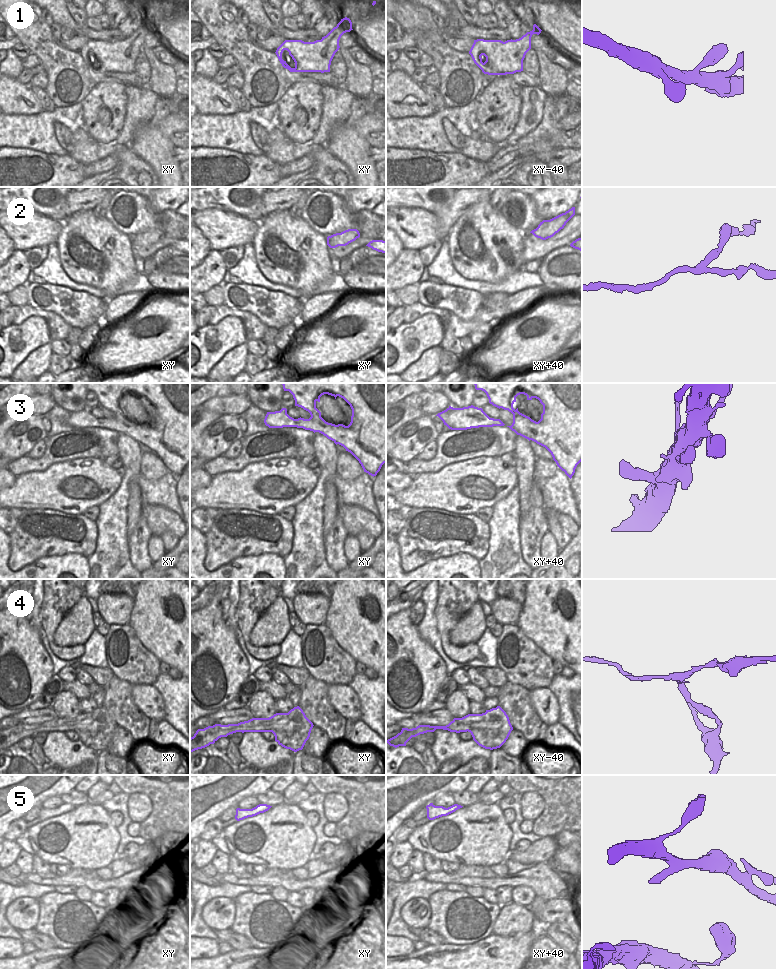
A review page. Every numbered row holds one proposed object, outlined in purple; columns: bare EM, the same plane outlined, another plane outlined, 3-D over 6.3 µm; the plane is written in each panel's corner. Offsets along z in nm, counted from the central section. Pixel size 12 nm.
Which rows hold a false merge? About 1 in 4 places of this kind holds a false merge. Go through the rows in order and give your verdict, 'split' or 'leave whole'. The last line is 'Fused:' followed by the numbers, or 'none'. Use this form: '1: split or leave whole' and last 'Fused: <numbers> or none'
1: leave whole
2: split
3: leave whole
4: split
5: leave whole
Fused: 2, 4

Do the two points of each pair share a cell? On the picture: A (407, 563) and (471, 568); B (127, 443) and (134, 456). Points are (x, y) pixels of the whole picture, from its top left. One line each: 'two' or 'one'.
A: two
B: one

